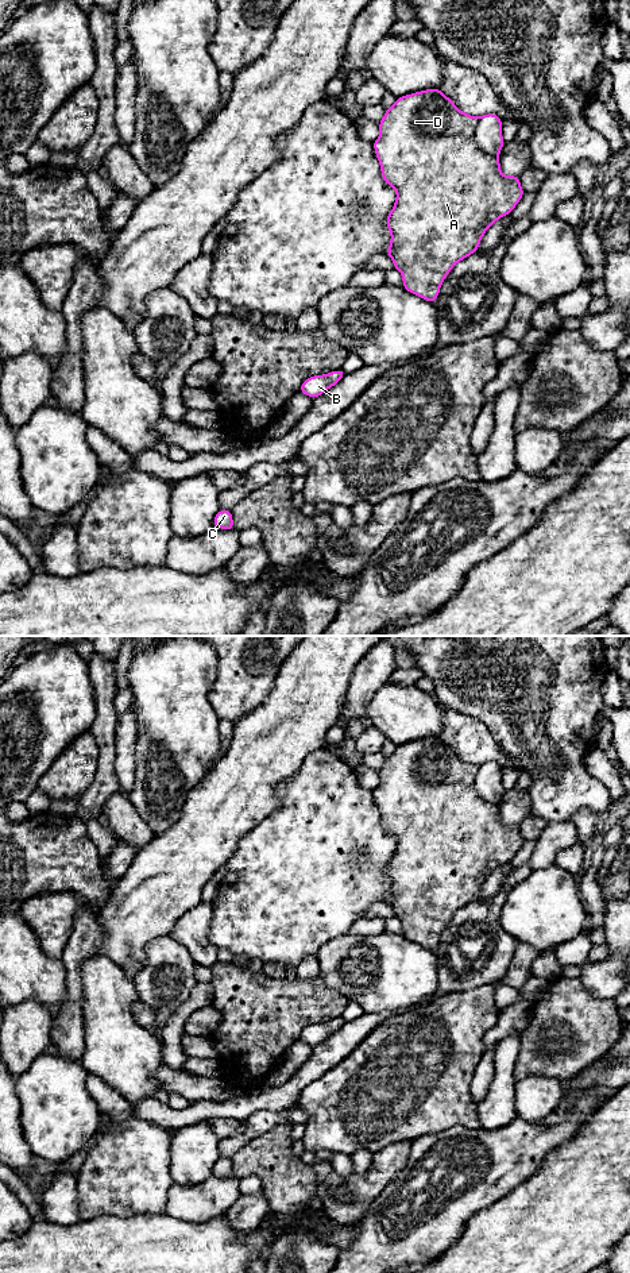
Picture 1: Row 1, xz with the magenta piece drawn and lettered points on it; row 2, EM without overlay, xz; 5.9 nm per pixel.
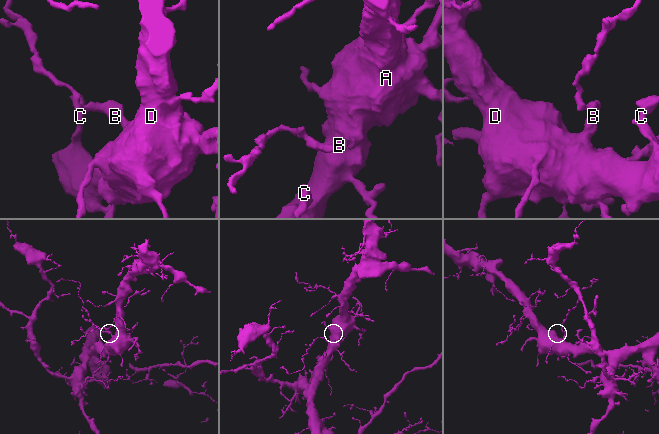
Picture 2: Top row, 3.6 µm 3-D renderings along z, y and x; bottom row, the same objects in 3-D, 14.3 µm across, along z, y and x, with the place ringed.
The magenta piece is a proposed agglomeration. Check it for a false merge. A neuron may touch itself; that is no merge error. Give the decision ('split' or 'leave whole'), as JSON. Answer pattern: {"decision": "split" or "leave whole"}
{"decision": "leave whole"}

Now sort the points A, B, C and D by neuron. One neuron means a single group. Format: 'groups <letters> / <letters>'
groups A B C D

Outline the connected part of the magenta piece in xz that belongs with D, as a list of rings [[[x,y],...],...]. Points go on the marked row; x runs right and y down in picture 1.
[[[434,88],[398,97],[378,123],[380,135],[372,142],[375,155],[383,181],[397,190],[395,204],[386,219],[391,240],[384,254],[402,274],[402,288],[425,301],[434,304],[452,267],[476,252],[486,231],[510,215],[525,194],[519,175],[500,174],[502,120],[496,113],[480,117],[464,113],[440,88]]]

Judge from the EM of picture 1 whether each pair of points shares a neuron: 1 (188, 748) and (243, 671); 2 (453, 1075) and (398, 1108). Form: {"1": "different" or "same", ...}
{"1": "different", "2": "same"}

